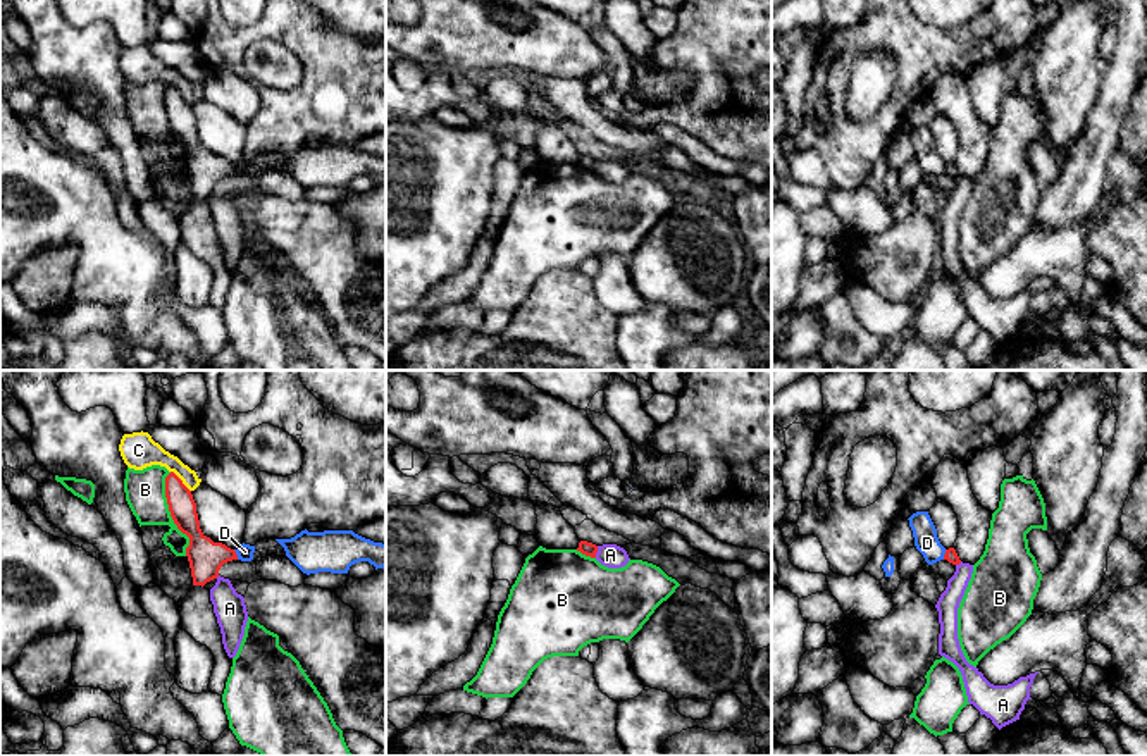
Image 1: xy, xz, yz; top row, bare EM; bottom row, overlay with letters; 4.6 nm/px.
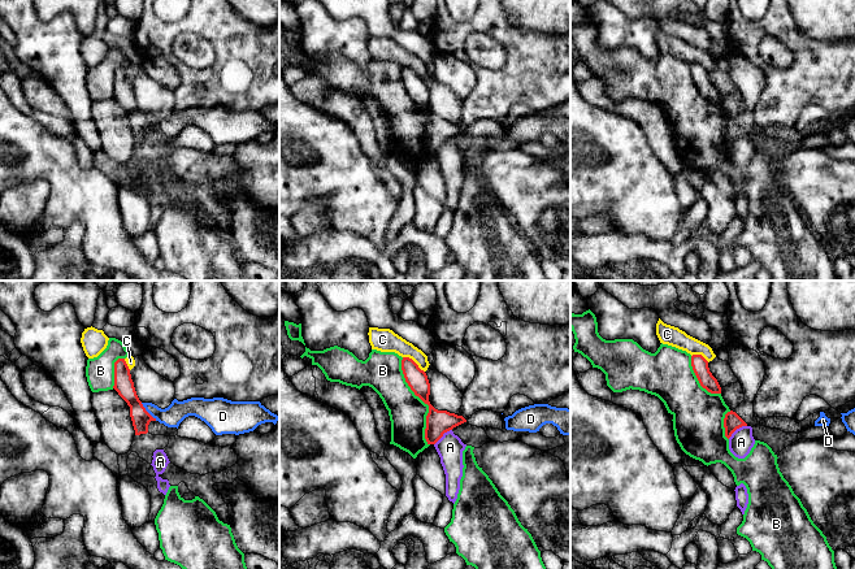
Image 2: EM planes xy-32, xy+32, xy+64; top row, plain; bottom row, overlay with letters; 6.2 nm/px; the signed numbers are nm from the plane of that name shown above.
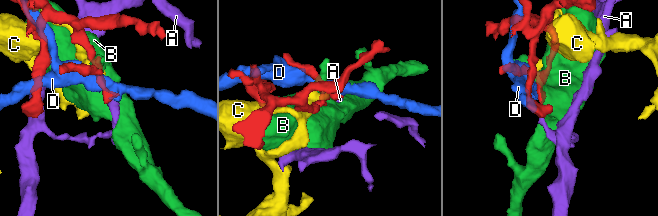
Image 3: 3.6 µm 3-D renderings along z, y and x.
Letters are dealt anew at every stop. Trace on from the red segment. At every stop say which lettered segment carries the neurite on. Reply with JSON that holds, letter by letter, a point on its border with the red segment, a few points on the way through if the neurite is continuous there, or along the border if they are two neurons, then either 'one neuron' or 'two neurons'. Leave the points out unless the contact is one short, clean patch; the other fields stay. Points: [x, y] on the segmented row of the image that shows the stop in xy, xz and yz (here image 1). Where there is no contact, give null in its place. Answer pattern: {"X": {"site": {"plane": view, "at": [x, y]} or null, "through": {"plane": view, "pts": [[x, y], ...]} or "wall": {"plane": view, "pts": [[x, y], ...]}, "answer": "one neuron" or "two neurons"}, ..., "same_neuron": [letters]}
{"A": {"site": {"plane": "xz", "at": [596, 551]}, "wall": {"plane": "xz", "pts": [[598, 546], [595, 557]]}, "answer": "two neurons"}, "B": {"site": {"plane": "xy", "at": [171, 514]}, "answer": "two neurons"}, "C": {"site": {"plane": "xy", "at": [181, 481]}, "answer": "two neurons"}, "D": {"site": {"plane": "xy", "at": [236, 555]}, "answer": "two neurons"}, "same_neuron": []}

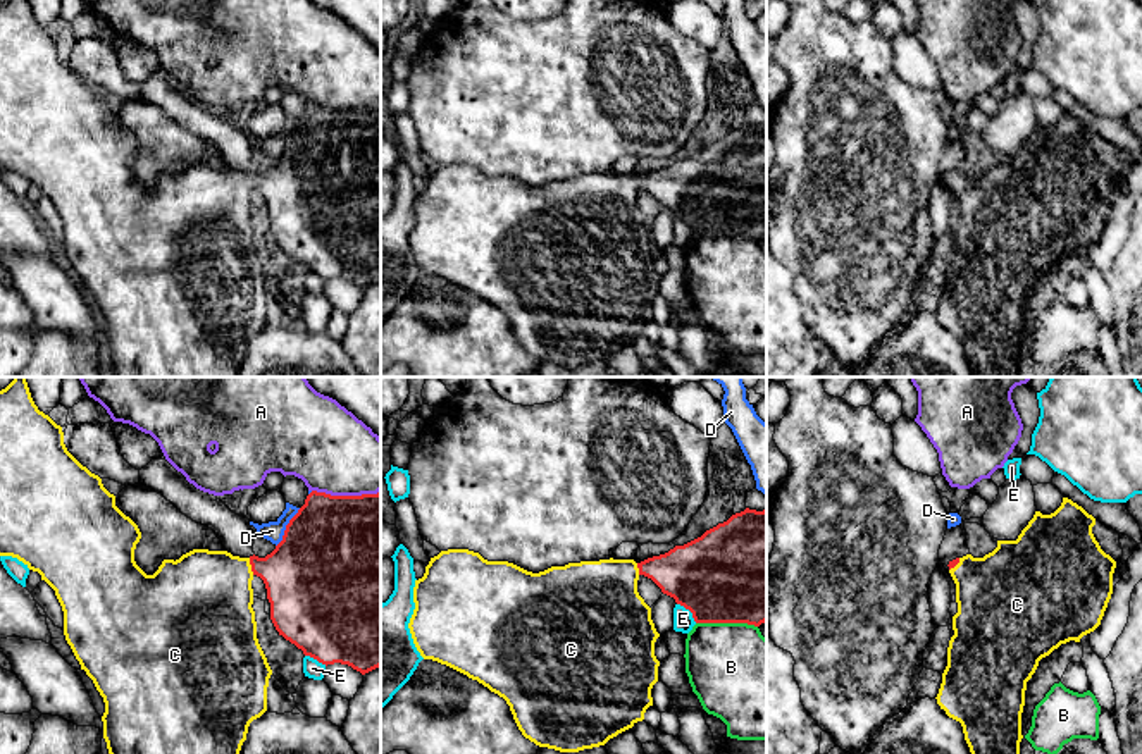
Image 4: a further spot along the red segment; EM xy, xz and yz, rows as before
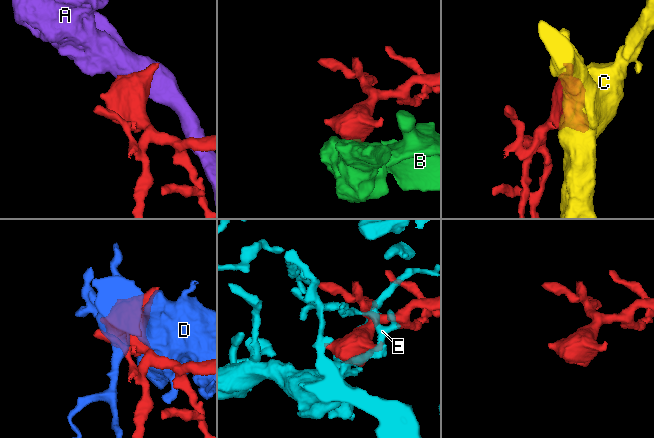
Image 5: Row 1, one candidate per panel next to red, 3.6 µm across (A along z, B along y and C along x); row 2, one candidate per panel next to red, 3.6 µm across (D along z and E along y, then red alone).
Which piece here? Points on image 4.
{"A": {"site": {"plane": "xy", "at": [347, 496]}, "answer": "two neurons"}, "B": {"site": {"plane": "xz", "at": [727, 622]}, "answer": "two neurons"}, "C": {"site": {"plane": "xy", "at": [252, 567]}, "through": {"plane": "xy", "pts": [[304, 575], [252, 567], [231, 575], [207, 596]]}, "answer": "one neuron"}, "D": {"site": {"plane": "xy", "at": [286, 527]}, "answer": "two neurons"}, "E": {"site": {"plane": "xz", "at": [689, 610]}, "answer": "two neurons"}, "same_neuron": ["C"]}

